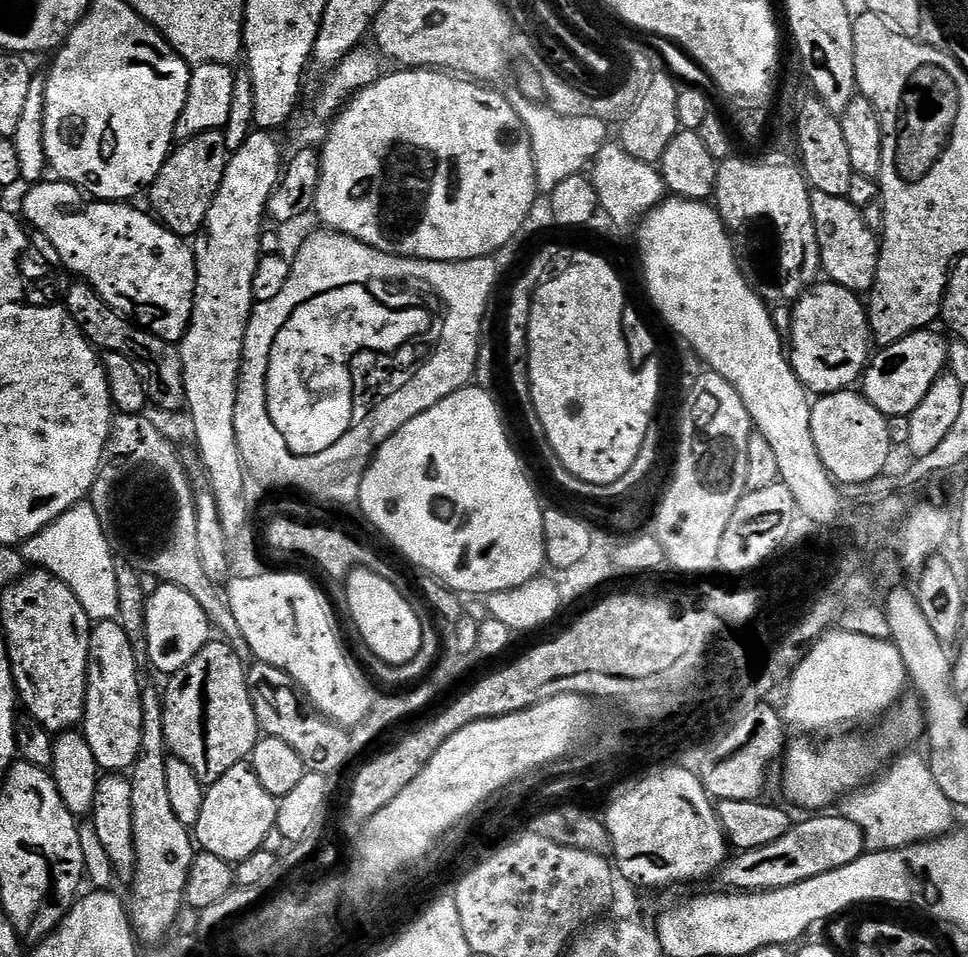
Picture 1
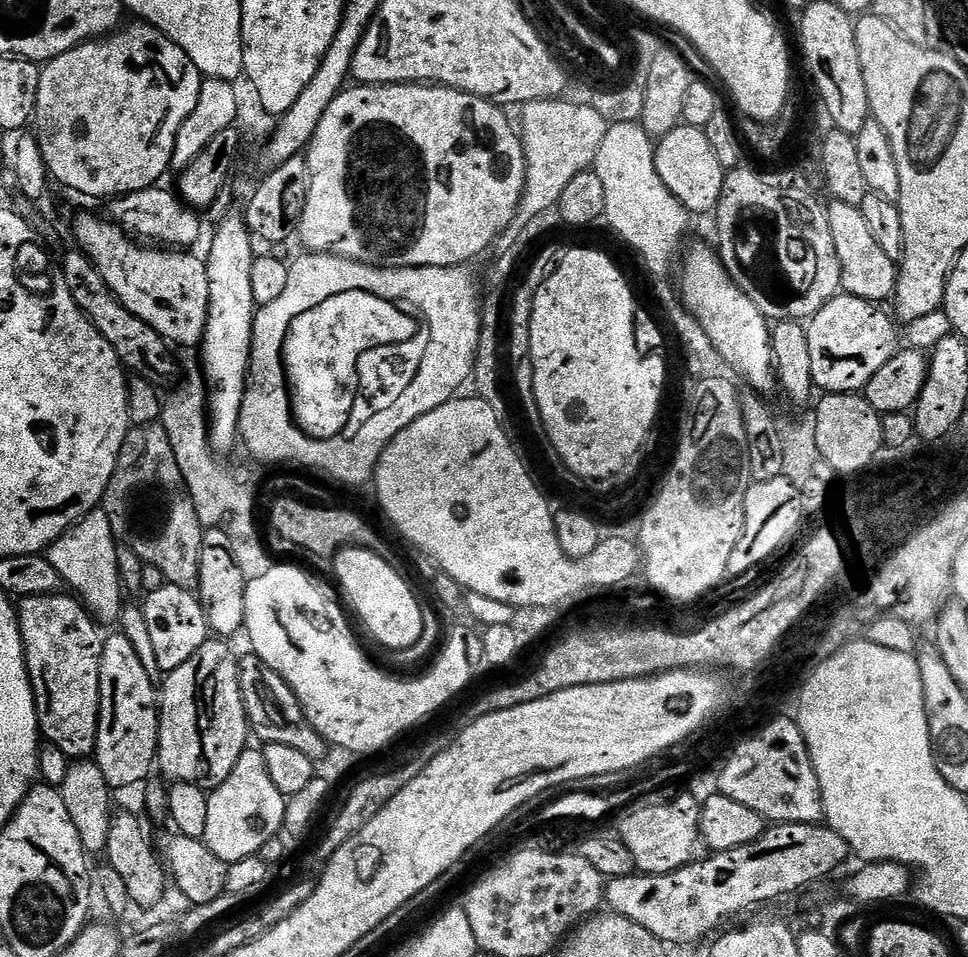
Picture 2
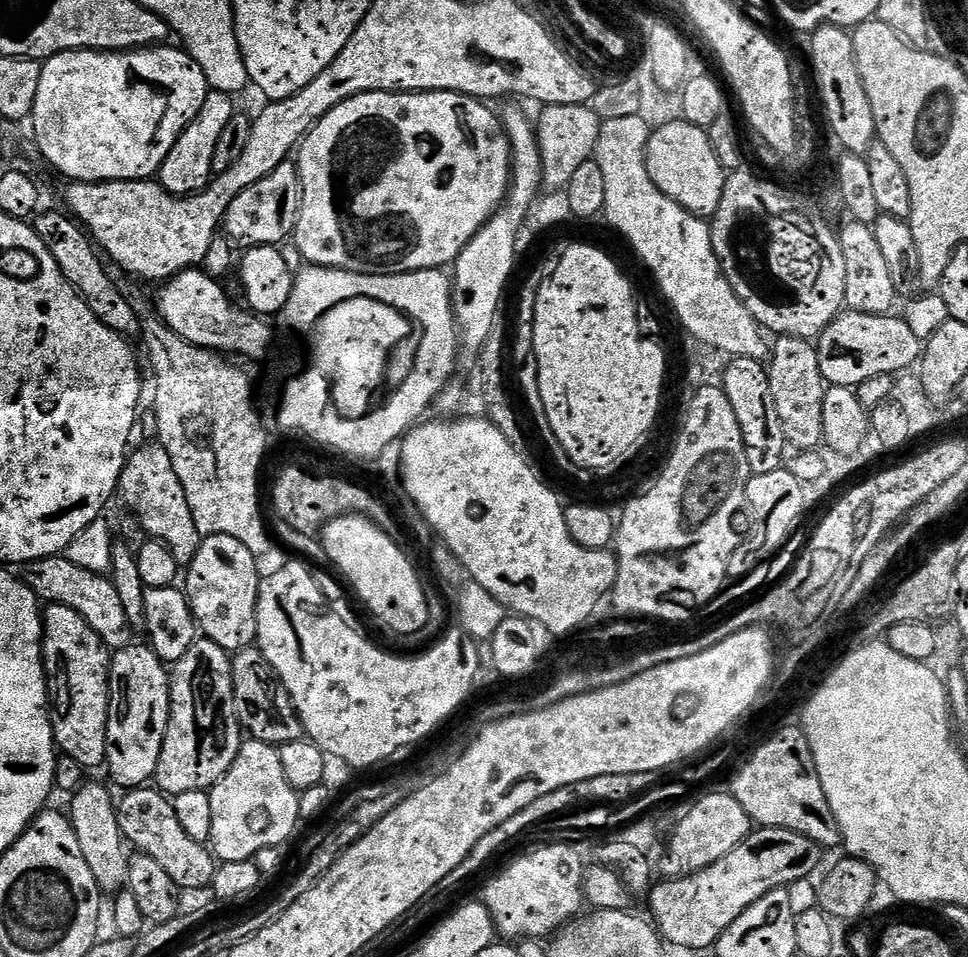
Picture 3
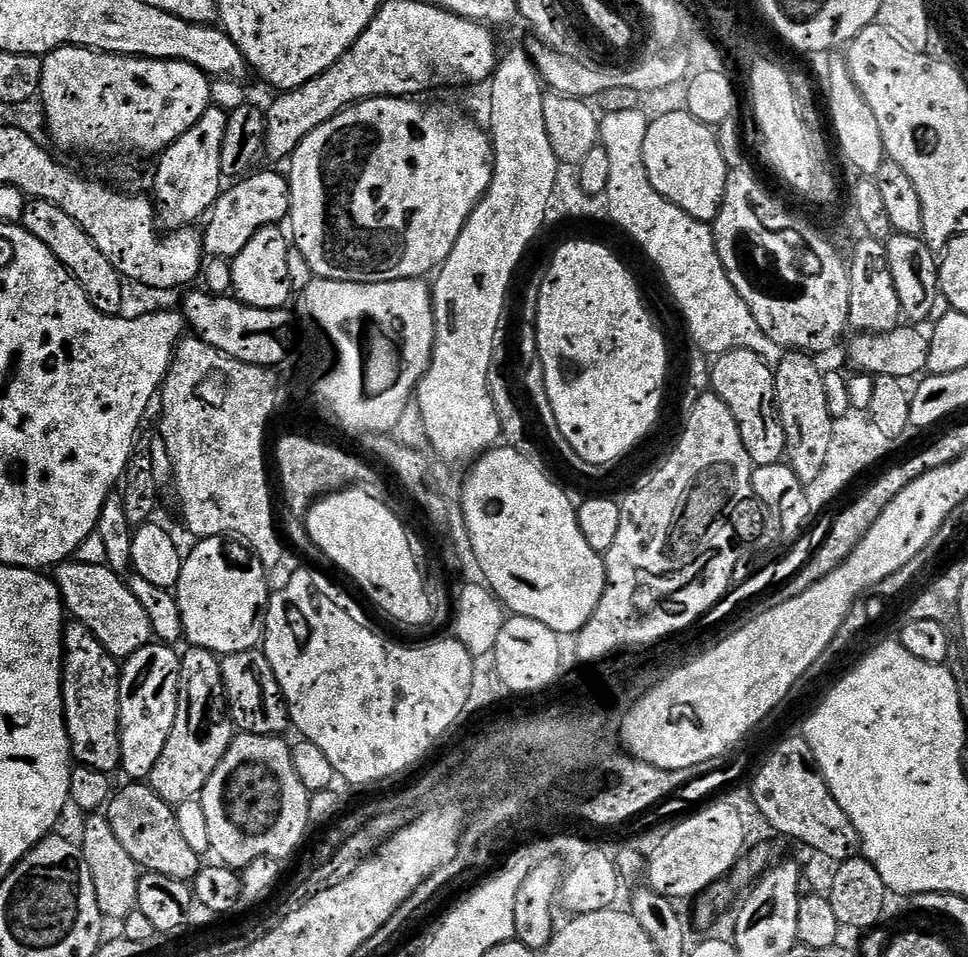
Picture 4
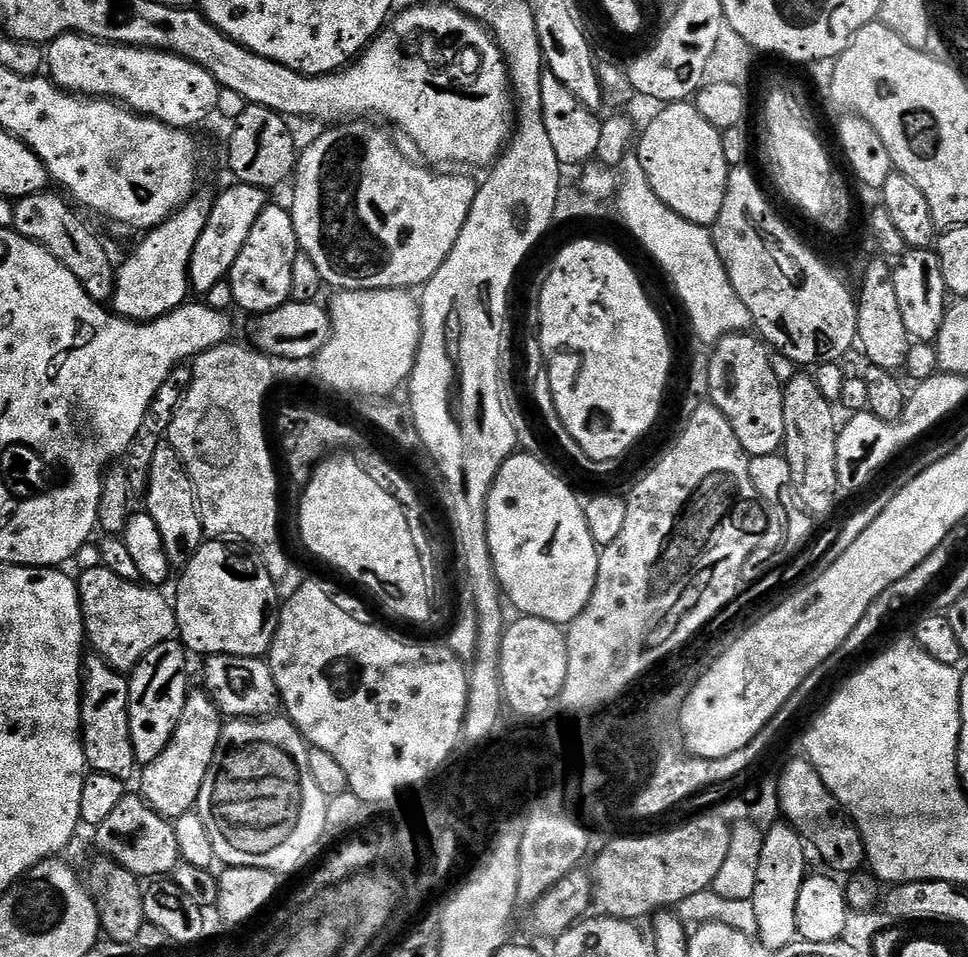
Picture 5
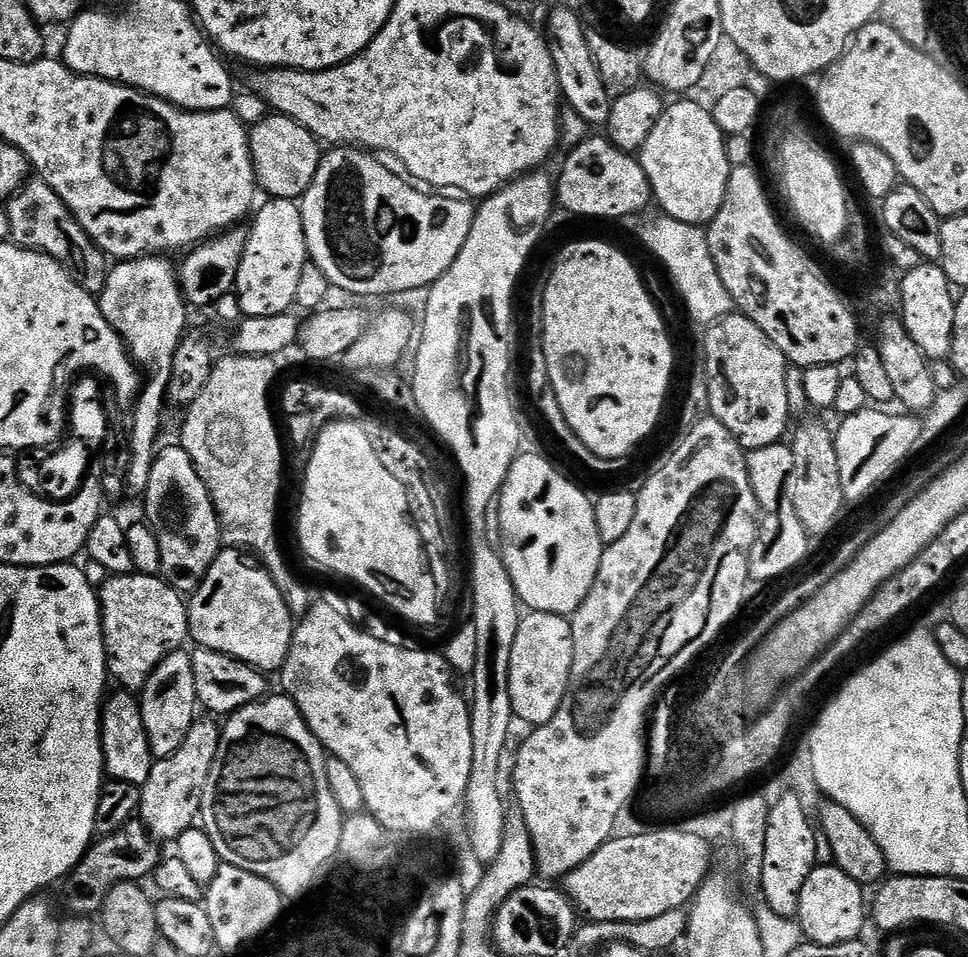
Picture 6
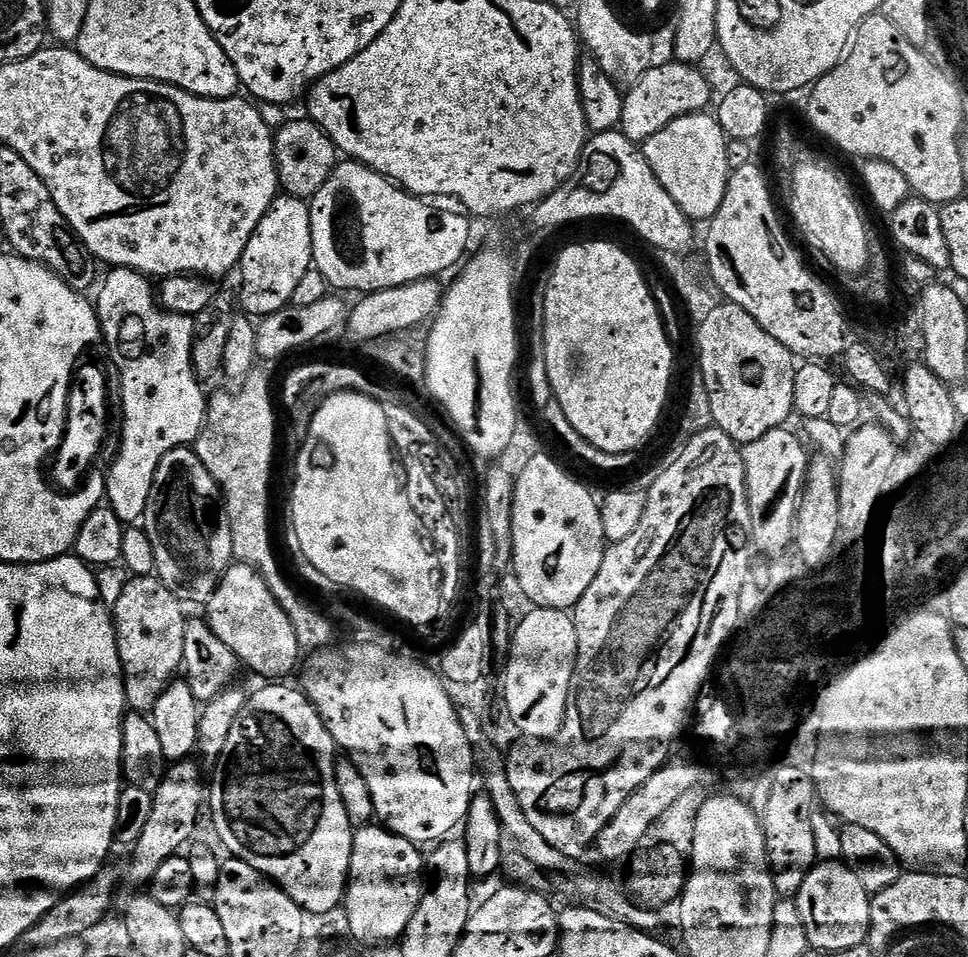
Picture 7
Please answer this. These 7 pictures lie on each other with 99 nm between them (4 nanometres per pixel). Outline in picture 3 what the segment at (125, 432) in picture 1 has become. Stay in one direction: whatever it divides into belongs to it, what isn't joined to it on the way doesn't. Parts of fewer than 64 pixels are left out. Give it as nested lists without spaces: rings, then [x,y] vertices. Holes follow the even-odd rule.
[[[159,442],[141,444],[141,448],[137,452],[135,449],[124,462],[118,500],[121,500],[130,511],[136,512],[135,519],[140,522],[153,541],[163,543],[180,566],[187,566],[198,554],[202,537],[198,526],[194,526],[194,514],[190,514],[190,502],[186,502],[186,490],[182,490],[182,482],[178,474],[174,474],[174,462],[170,462],[170,454],[166,454],[163,446]]]

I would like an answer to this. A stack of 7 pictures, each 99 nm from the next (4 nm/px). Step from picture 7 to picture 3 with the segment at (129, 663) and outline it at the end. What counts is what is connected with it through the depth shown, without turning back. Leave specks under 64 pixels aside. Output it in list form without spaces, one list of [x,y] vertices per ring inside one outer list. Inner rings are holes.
[[[65,554],[38,558],[26,566],[26,572],[26,583],[40,601],[45,605],[61,604],[70,606],[70,610],[78,610],[78,614],[86,618],[94,634],[102,638],[108,649],[119,650],[133,643],[132,628],[128,625],[128,608],[119,590],[107,580],[107,575],[83,569]]]

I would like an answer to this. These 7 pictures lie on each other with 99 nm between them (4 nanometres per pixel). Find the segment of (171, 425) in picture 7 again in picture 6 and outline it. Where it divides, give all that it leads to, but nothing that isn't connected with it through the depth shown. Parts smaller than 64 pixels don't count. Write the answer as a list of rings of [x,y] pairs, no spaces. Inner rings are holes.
[[[153,254],[113,263],[106,278],[106,286],[98,297],[106,322],[110,322],[110,326],[120,335],[120,340],[128,349],[128,355],[146,373],[140,395],[134,401],[136,413],[132,416],[132,461],[129,462],[127,478],[127,491],[132,494],[142,494],[150,482],[152,461],[158,451],[156,439],[164,424],[164,406],[166,407],[168,399],[167,386],[174,354],[190,324],[190,308],[180,291],[177,269],[168,260],[171,259]]]

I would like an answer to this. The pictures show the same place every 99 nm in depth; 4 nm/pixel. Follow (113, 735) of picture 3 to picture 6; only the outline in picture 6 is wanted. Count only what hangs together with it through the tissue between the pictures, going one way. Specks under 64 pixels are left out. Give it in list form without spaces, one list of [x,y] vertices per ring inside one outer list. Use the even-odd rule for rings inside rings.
[[[181,650],[171,652],[150,674],[146,686],[138,693],[142,722],[146,724],[146,734],[150,740],[150,750],[156,760],[166,758],[182,746],[186,734],[190,734],[193,724],[198,719],[198,705],[194,690],[194,666],[191,655]]]

